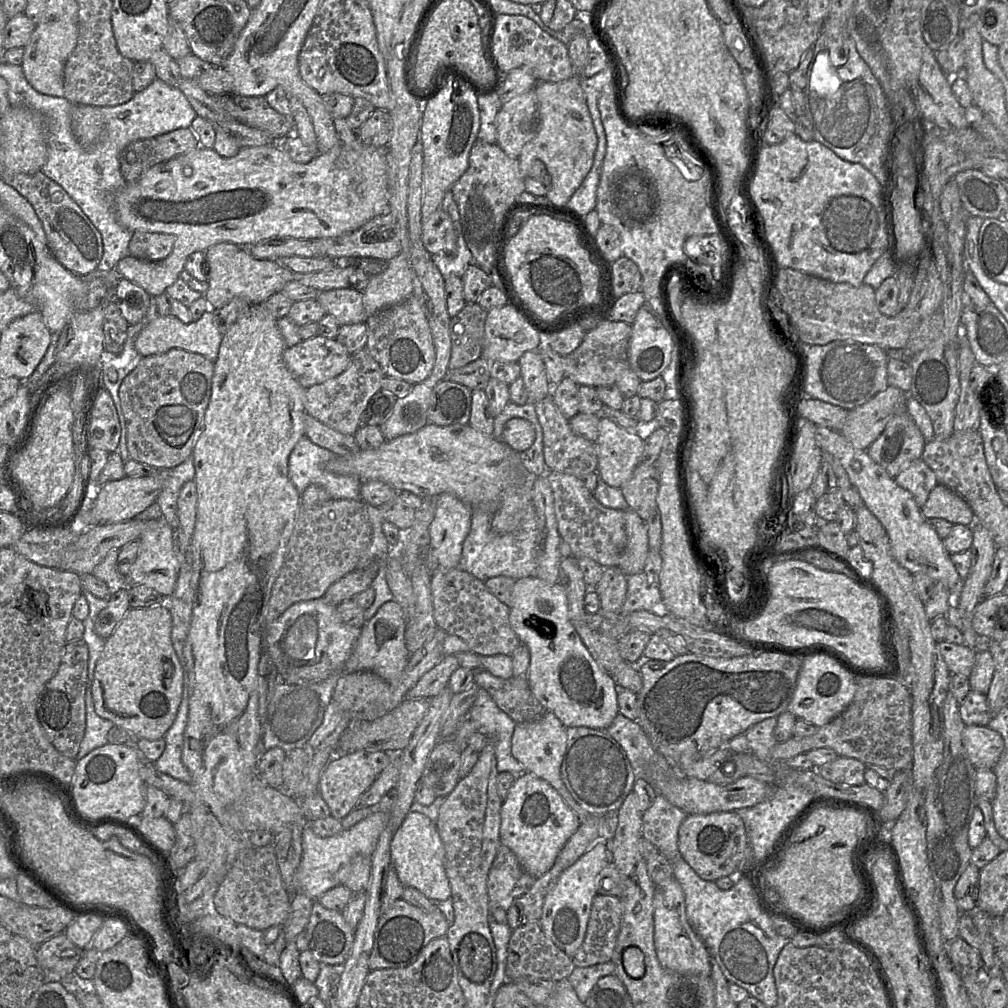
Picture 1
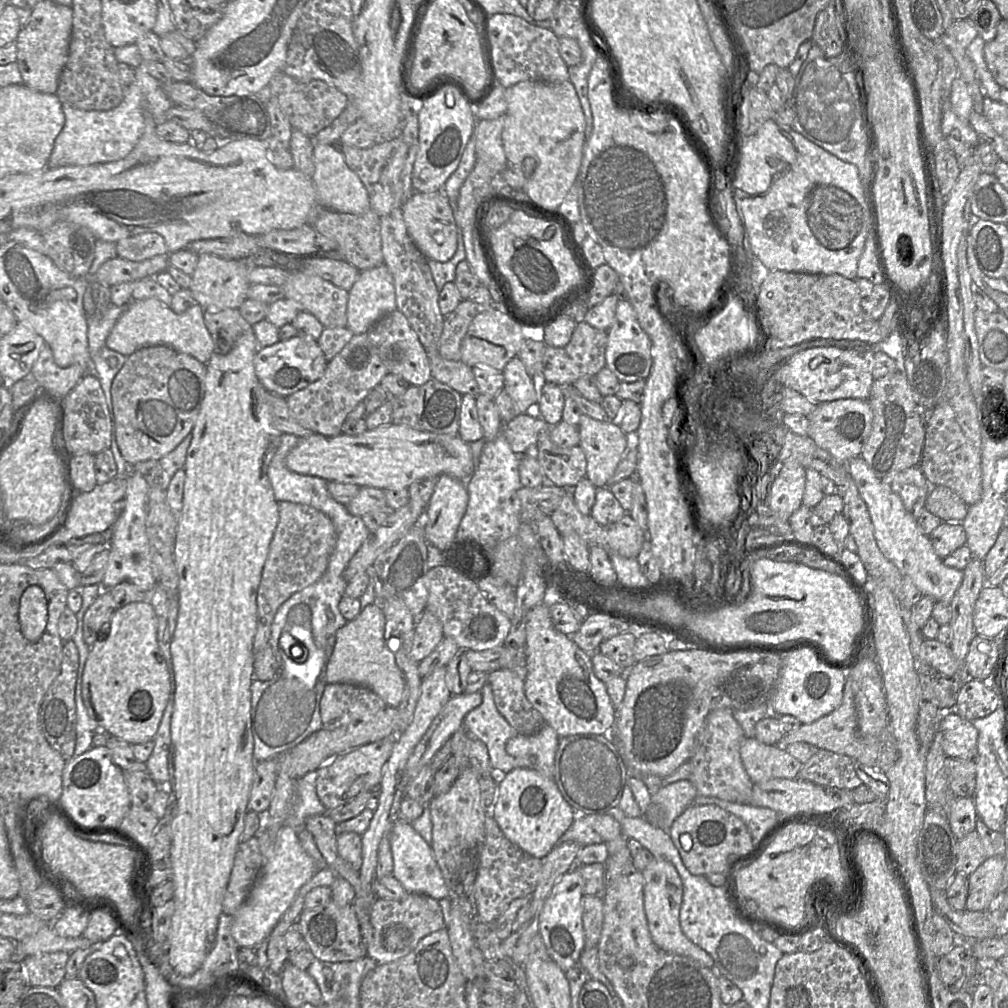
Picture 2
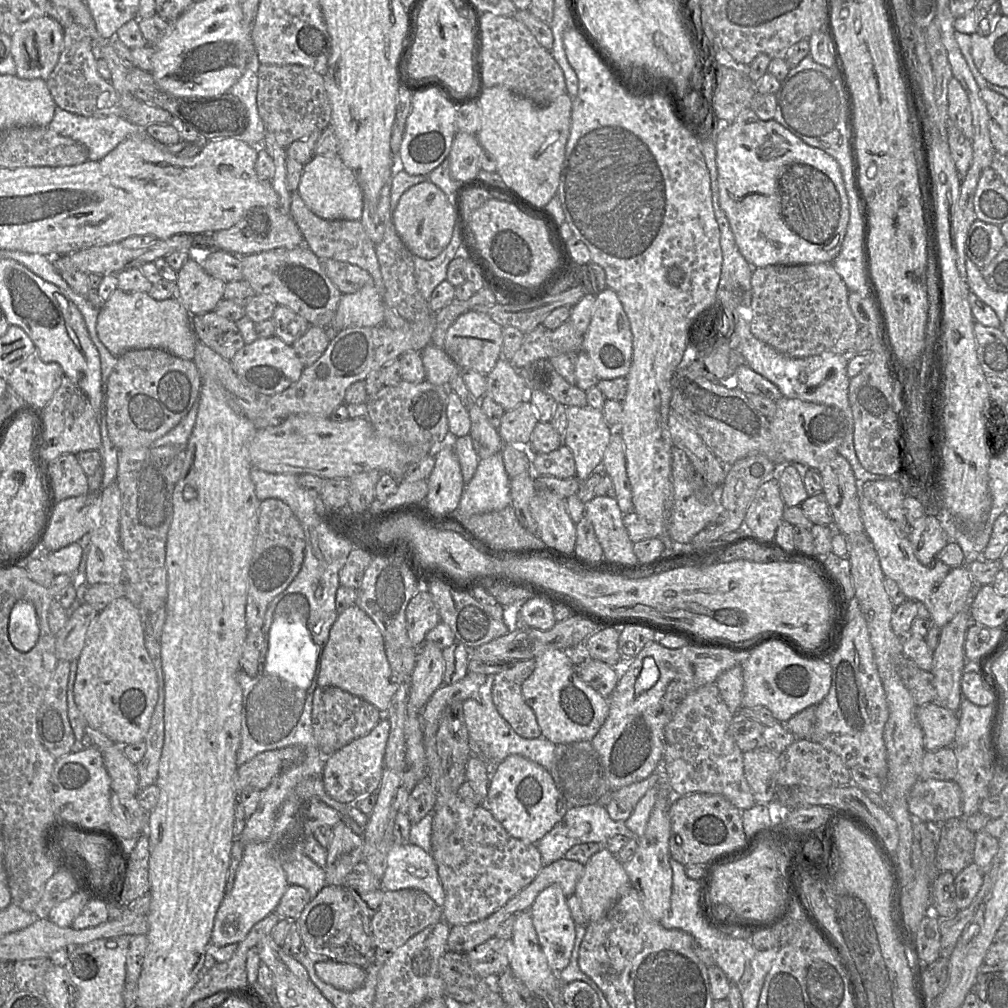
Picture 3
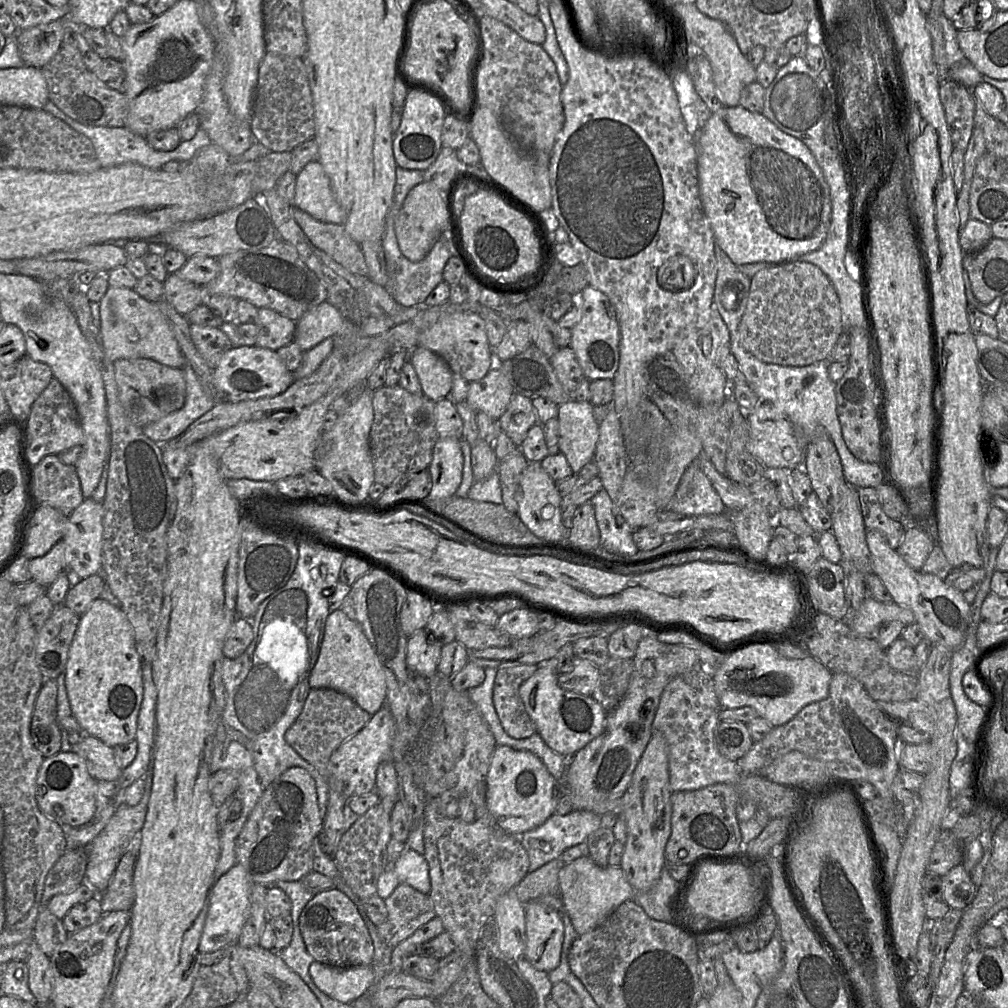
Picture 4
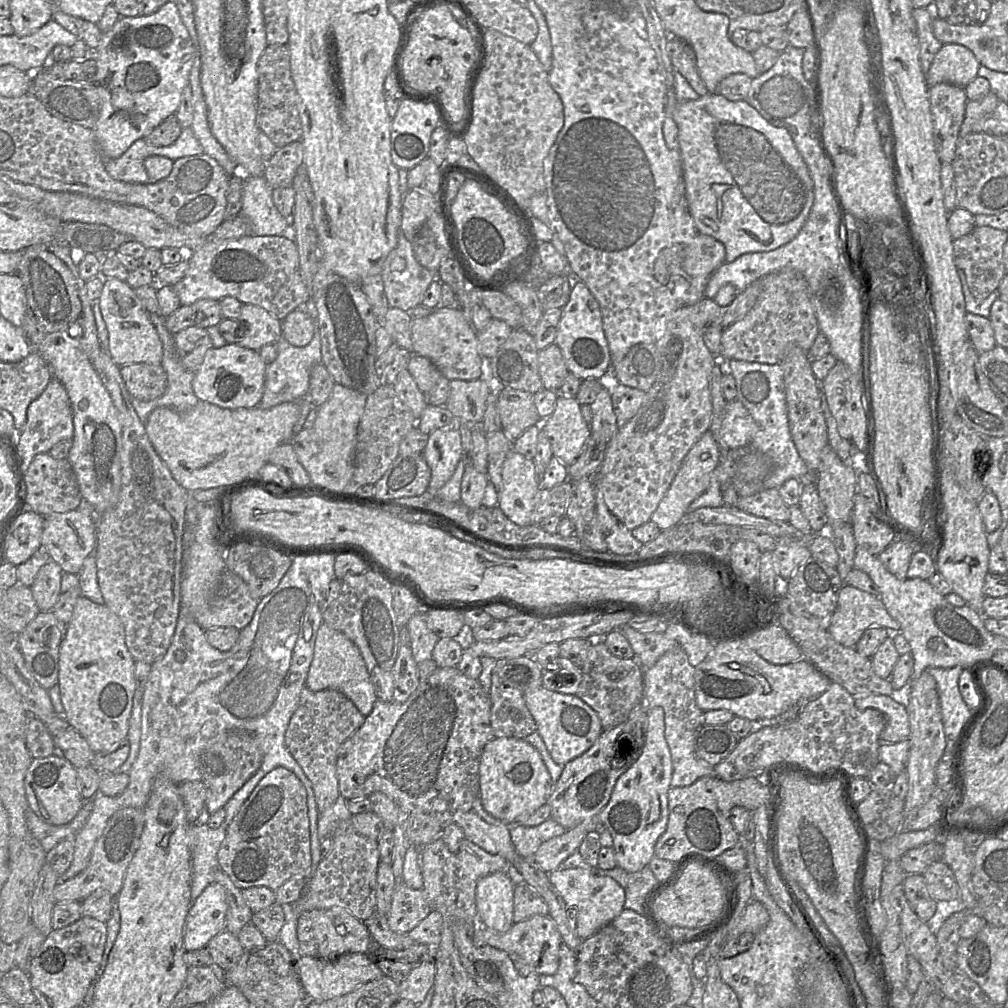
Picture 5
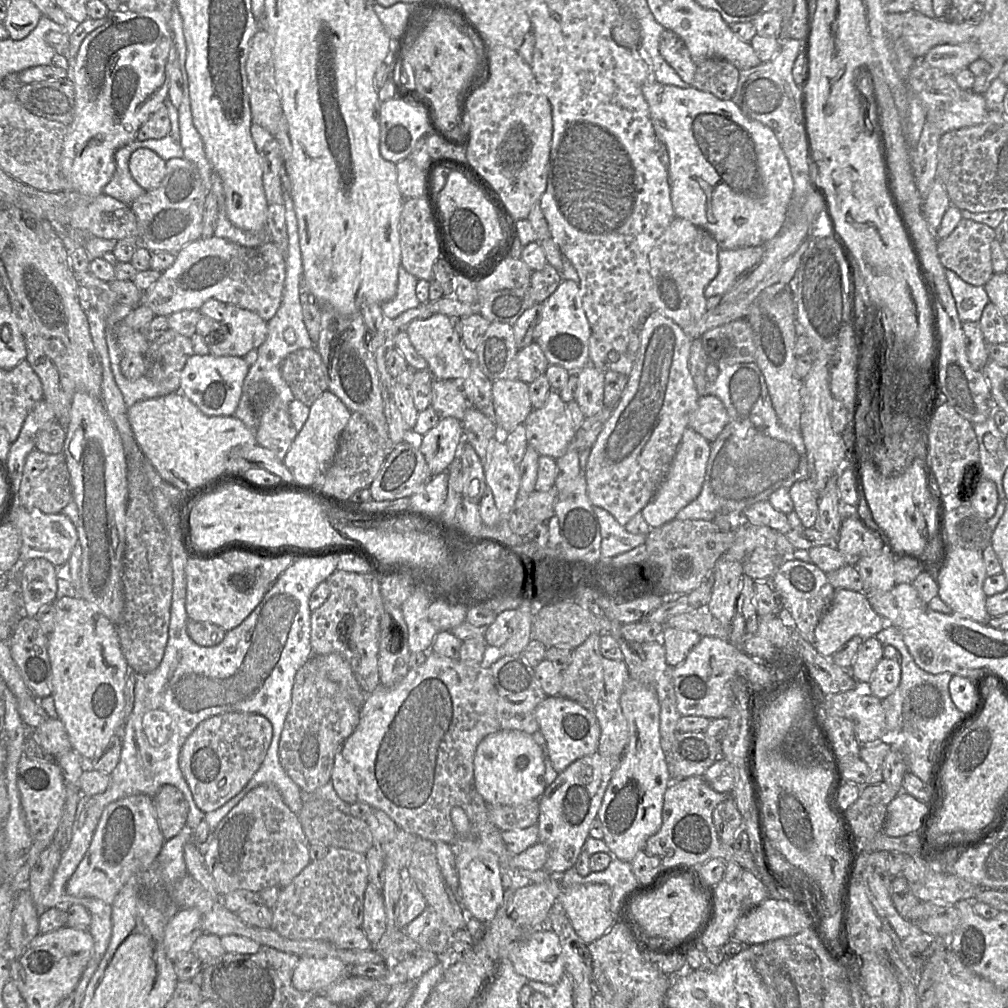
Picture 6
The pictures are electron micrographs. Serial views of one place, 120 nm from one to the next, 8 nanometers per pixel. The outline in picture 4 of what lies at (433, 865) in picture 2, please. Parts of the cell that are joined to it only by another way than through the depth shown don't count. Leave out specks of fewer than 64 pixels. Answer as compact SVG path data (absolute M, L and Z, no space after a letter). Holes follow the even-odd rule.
M409 848L382 872L377 883L377 894L384 900L403 883L426 895L431 890L429 866L424 855Z

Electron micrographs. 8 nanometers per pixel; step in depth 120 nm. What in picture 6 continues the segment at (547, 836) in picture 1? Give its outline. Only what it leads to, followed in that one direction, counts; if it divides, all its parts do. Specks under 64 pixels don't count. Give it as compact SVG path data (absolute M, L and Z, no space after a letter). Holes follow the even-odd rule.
M502 730L486 736L474 754L474 780L486 804L514 806L538 800L544 793L543 751L532 735L517 730Z

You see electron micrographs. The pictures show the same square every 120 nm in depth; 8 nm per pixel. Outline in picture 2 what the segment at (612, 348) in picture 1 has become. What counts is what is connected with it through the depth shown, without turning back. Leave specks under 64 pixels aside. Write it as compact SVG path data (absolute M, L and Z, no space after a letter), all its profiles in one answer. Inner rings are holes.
M586 322L577 323L569 343L564 347L552 347L545 344L543 356L543 379L558 385L572 385L582 377L594 377L606 367L607 330L592 327Z

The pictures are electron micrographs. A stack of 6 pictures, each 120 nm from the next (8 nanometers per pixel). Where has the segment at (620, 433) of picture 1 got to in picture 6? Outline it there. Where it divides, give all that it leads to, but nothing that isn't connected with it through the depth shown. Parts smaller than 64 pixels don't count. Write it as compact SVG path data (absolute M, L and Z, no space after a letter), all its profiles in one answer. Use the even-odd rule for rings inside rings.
M555 390L550 391L541 408L532 409L523 424L528 445L539 455L555 460L566 453L577 431L566 403Z

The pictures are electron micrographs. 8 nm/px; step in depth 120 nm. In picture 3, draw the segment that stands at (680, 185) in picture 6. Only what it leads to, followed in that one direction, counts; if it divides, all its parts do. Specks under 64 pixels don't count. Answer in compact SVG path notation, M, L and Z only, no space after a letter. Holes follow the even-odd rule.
M751 108L744 109L731 123L718 123L711 133L712 137L716 149L719 204L726 214L738 250L745 260L753 268L832 263L841 250L849 222L849 202L837 161L823 150L806 144L774 119L761 120Z

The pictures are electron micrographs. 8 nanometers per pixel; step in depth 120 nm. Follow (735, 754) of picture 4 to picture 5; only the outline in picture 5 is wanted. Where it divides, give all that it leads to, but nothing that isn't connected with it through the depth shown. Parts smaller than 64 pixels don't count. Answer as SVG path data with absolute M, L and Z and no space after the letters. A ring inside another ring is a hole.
M702 725L696 732L695 756L716 766L723 761L736 747L739 739L728 727L722 725Z

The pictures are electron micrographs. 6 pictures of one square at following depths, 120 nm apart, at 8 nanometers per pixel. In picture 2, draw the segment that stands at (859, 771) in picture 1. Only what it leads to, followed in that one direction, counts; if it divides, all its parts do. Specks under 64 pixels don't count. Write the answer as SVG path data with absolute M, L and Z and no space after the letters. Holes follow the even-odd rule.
M819 749L807 762L803 763L797 778L823 787L847 790L863 784L857 776L854 759L824 749Z

